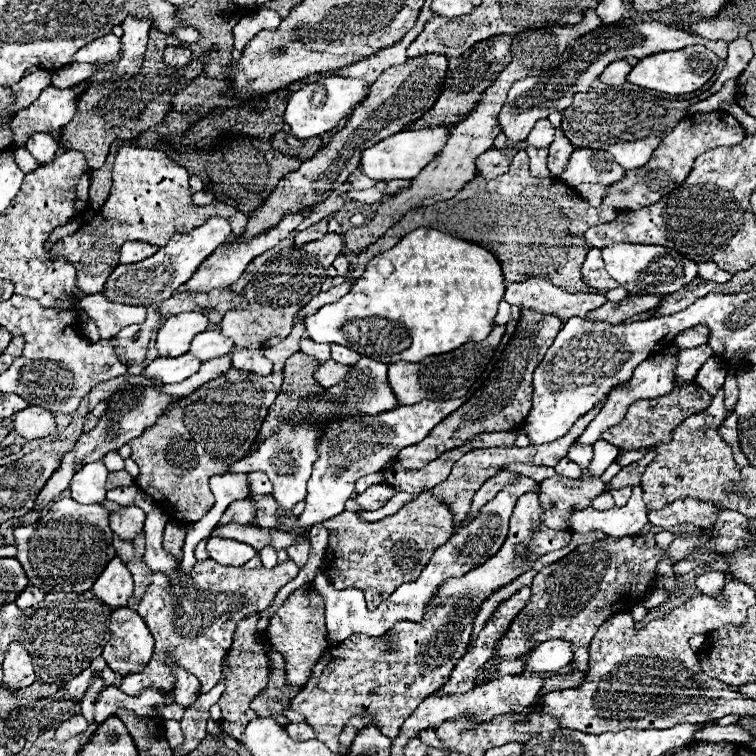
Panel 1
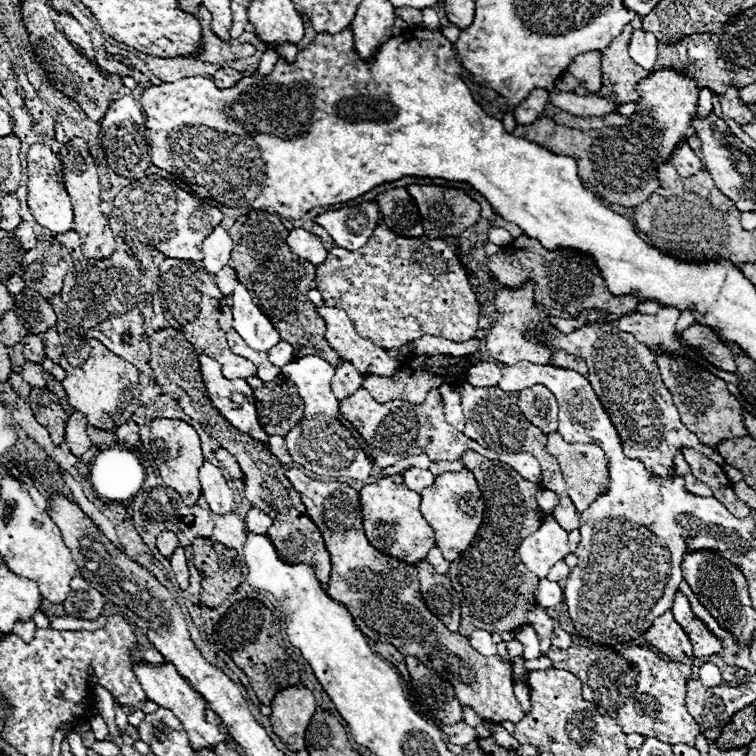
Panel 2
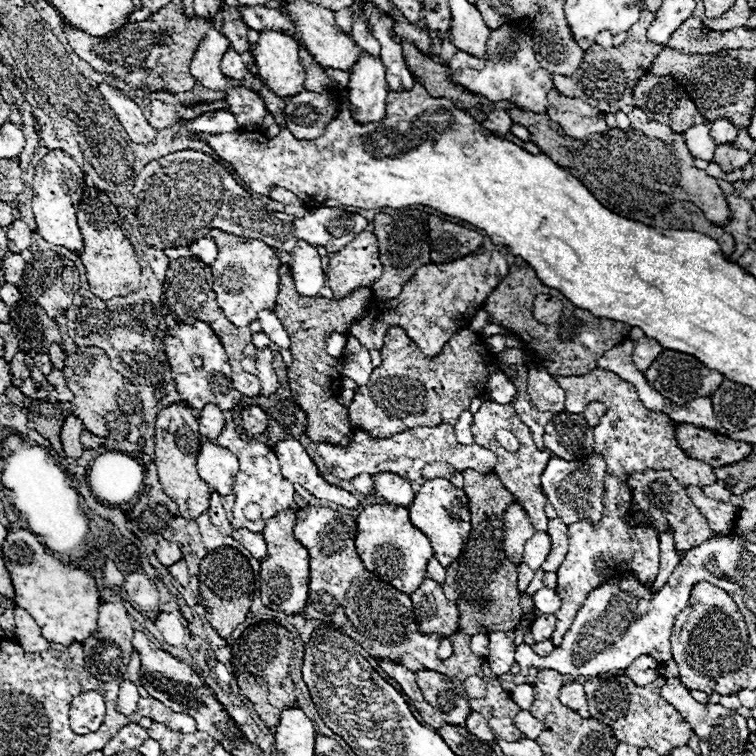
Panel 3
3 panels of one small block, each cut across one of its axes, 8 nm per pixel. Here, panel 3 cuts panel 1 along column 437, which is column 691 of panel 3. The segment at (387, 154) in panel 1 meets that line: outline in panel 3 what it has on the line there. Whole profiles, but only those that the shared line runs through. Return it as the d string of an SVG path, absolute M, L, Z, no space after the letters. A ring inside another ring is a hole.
M696 124L688 128L684 134L684 142L688 142L688 150L694 158L712 162L716 145L710 138L710 127L708 124Z

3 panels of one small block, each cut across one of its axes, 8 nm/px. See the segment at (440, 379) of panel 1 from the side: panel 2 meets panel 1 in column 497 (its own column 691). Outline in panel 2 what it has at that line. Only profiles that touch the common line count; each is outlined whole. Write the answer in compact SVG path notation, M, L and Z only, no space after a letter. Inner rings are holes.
M690 326L684 332L680 332L680 340L692 348L696 348L702 358L706 358L710 364L724 372L736 372L734 354L728 346L724 346L714 330L708 330L704 326Z

